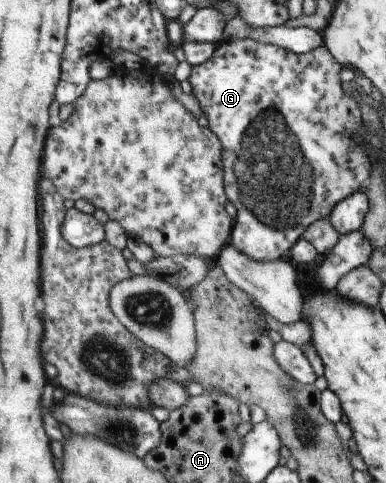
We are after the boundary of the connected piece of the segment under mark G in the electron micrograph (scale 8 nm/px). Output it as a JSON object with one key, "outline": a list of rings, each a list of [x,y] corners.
{"outline":[[[229,39],[220,40],[214,48],[213,54],[201,64],[192,66],[191,74],[187,79],[193,86],[193,97],[197,100],[201,112],[206,117],[207,128],[216,134],[221,145],[219,158],[221,158],[221,170],[223,171],[223,184],[225,184],[225,196],[235,207],[235,224],[232,228],[231,246],[241,254],[248,256],[257,262],[276,261],[289,250],[305,232],[305,228],[316,220],[328,217],[331,209],[342,198],[349,194],[363,191],[363,187],[370,176],[370,161],[367,152],[363,150],[363,132],[365,127],[360,117],[360,101],[355,96],[346,95],[341,89],[339,80],[340,66],[329,51],[322,44],[307,53],[295,54],[289,50],[279,48],[272,44],[265,44],[253,39]]]}

